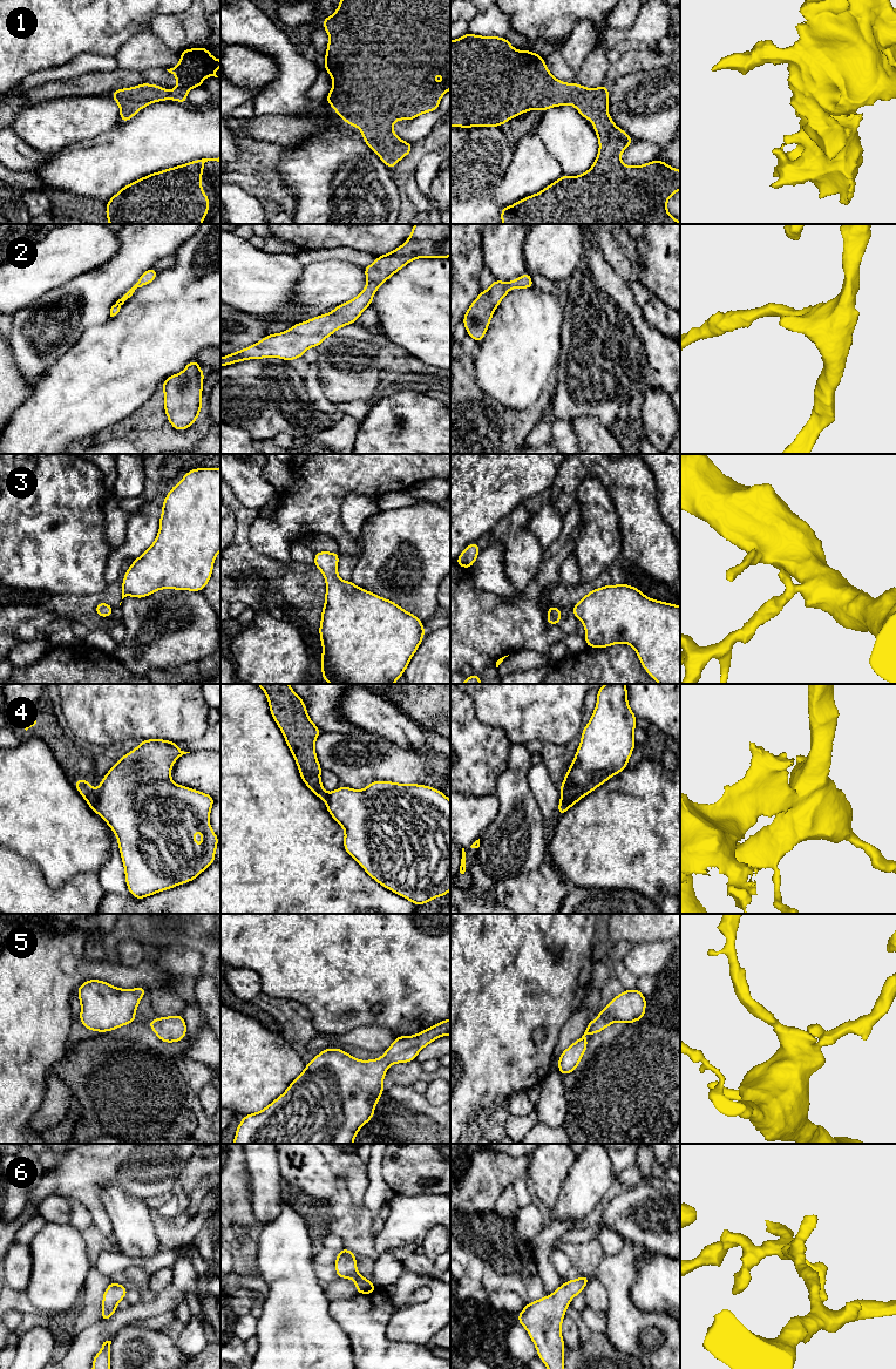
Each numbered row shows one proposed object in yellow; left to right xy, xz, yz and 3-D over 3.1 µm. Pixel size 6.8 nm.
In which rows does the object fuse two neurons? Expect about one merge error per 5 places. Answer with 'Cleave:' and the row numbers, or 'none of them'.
Cleave: 4

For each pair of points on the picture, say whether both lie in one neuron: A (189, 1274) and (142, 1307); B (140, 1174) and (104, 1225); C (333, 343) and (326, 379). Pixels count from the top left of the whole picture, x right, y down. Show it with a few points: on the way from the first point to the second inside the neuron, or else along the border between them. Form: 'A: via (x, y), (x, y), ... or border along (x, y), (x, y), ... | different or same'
A: border along (171, 1282), (184, 1295) | different
B: via (120, 1174), (110, 1174), (95, 1190), (95, 1205) | same
C: via (333, 352), (333, 370) | same

